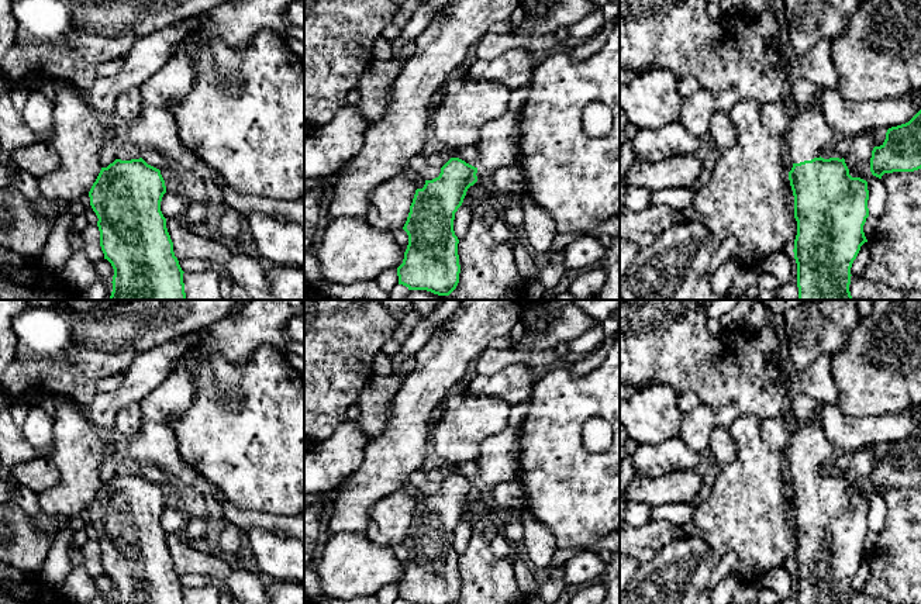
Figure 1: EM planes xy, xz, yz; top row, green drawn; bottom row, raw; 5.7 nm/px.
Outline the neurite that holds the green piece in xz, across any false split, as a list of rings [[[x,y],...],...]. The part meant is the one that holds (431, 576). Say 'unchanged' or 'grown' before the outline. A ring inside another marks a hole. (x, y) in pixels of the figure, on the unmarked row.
grown; [[[449,473],[449,476],[441,483],[438,493],[425,496],[424,503],[415,505],[407,536],[403,542],[408,550],[408,560],[404,567],[403,579],[397,583],[399,600],[408,604],[456,604],[459,598],[460,580],[458,570],[459,555],[453,546],[453,535],[455,528],[463,518],[468,504],[476,497],[483,498],[494,508],[518,508],[525,511],[525,497],[518,480],[501,482],[490,487],[483,487],[459,473]]]

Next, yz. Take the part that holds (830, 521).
grown; [[[817,414],[800,421],[786,446],[793,483],[789,496],[794,511],[797,550],[794,574],[797,579],[798,604],[849,604],[851,583],[860,562],[867,558],[863,541],[869,532],[867,497],[852,493],[845,474],[824,474],[821,466],[831,460],[838,449],[831,443],[820,425]]]

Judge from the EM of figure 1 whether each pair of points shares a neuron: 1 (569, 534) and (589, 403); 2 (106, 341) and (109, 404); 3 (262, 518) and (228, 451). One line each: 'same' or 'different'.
1: same
2: different
3: different

